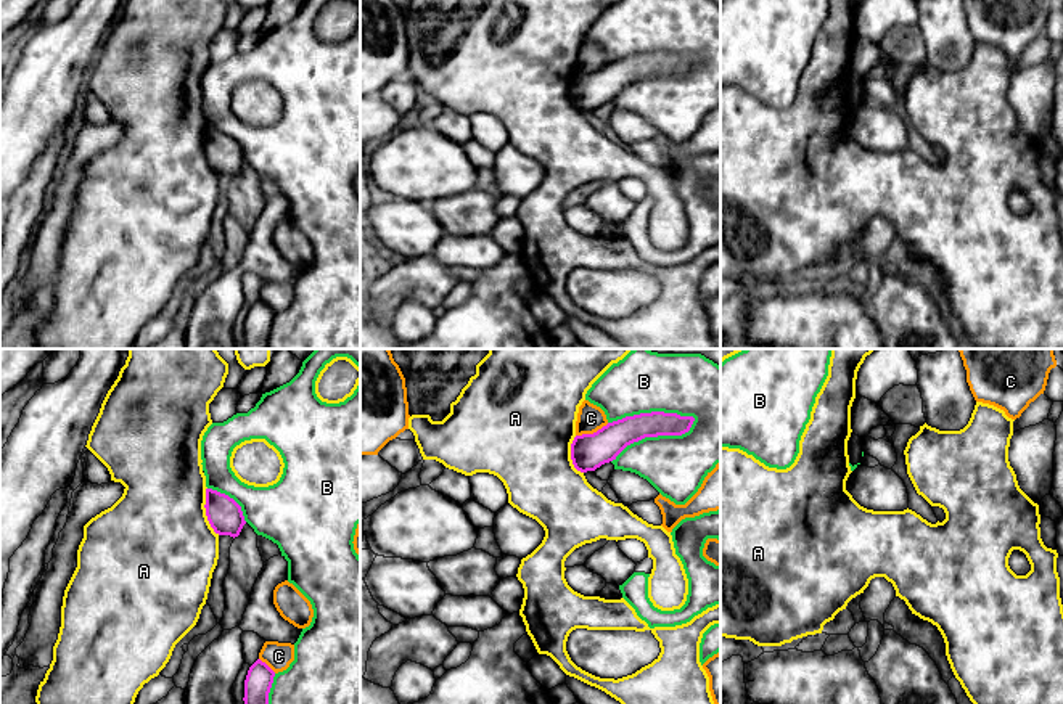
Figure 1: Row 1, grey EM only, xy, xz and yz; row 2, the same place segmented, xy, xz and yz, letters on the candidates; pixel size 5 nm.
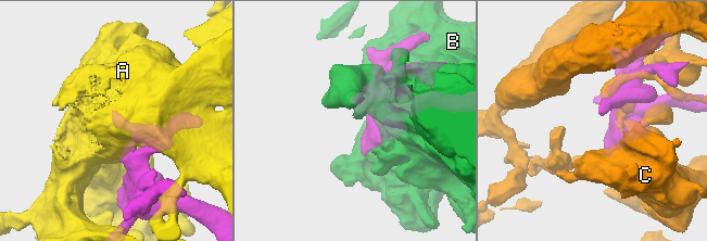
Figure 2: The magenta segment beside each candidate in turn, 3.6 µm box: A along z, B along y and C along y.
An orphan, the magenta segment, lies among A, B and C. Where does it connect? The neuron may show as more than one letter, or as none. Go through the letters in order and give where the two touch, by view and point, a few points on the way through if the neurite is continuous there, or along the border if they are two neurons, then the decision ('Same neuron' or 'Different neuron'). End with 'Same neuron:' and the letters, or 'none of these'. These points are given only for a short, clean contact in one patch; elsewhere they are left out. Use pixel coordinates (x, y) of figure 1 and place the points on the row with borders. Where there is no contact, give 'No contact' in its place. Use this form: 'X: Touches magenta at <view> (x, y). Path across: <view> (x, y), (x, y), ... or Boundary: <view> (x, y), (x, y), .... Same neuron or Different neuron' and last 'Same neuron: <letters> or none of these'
A: Touches magenta at xy (206, 511). Same neuron
B: Touches magenta at xz (655, 436). Different neuron
C: Touches magenta at xz (594, 433). Different neuron
Same neuron: A

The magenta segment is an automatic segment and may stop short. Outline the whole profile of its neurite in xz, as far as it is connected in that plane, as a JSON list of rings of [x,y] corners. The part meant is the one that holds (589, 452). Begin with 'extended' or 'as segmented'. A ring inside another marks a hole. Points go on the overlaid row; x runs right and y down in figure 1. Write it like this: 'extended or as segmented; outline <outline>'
as segmented; outline [[[651,411],[608,423],[593,434],[576,436],[571,460],[577,471],[595,471],[630,444],[645,437],[682,436],[690,431],[695,418],[677,413]]]

